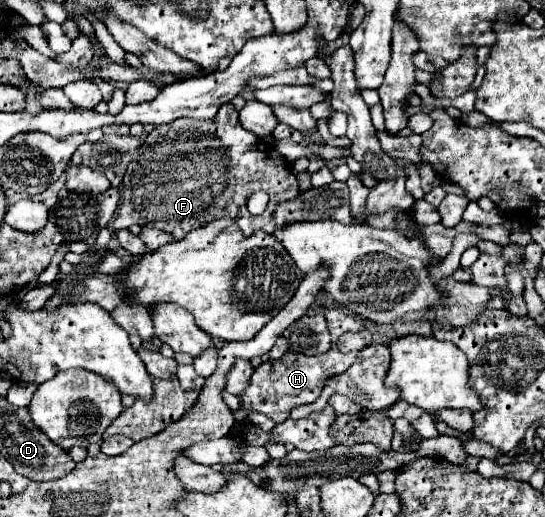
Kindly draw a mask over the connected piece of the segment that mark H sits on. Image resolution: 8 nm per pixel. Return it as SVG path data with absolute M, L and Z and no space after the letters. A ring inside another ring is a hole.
M331 345L331 349L327 353L317 355L317 357L309 357L309 355L299 355L299 353L287 351L281 359L265 361L253 371L251 385L241 393L243 409L245 411L249 411L249 409L261 411L269 419L273 419L275 423L283 423L293 407L303 405L303 403L313 403L321 395L321 389L323 389L325 381L329 377L333 377L333 375L339 375L339 373L347 371L347 367L353 361L355 361L355 355L341 353L337 349L337 345ZM287 355L291 355L291 357L287 359ZM287 401L293 407L287 407Z

